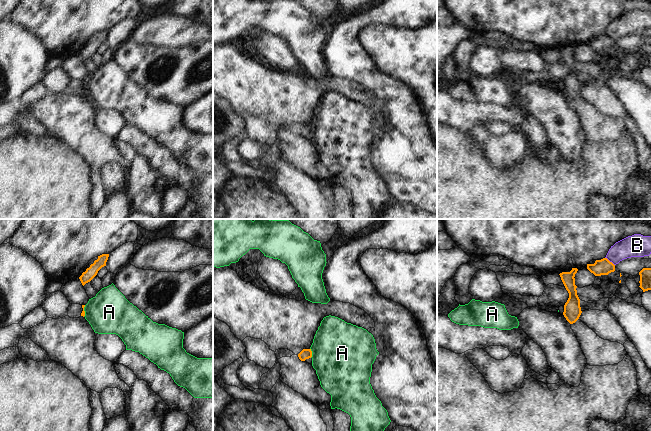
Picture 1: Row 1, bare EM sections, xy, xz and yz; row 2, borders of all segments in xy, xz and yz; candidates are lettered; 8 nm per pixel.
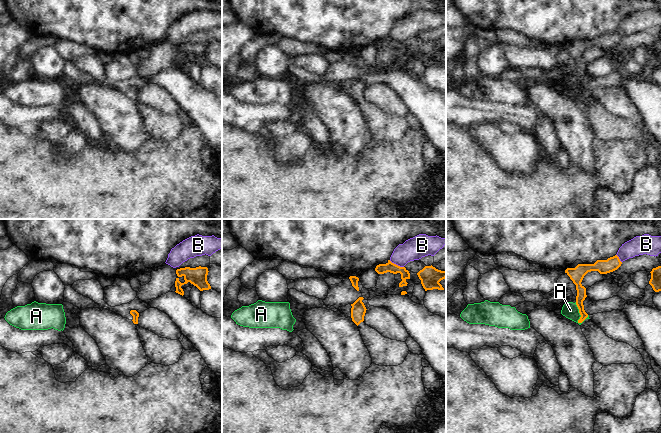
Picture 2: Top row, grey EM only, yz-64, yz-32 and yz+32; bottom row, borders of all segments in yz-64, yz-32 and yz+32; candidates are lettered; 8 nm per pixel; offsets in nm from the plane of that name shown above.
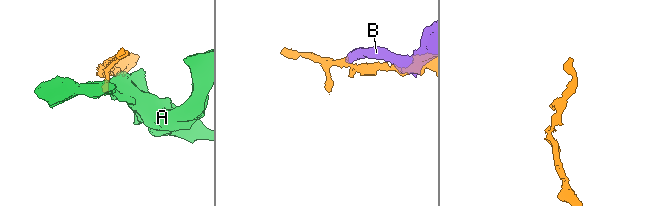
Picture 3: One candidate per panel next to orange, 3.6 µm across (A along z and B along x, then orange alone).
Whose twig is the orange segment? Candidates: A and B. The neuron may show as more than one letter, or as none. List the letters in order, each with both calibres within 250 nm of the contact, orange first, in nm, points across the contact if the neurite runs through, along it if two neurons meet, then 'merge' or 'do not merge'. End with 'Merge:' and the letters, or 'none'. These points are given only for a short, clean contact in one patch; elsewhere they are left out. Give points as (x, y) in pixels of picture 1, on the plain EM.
A: 80 nm thick on the orange side, 500 nm on the other; border along xz (310, 124), (311, 133); do not merge
B: 130 nm thick on the orange side, 180 nm on the other; border along yz (605, 33), (614, 41); do not merge
Merge: none

